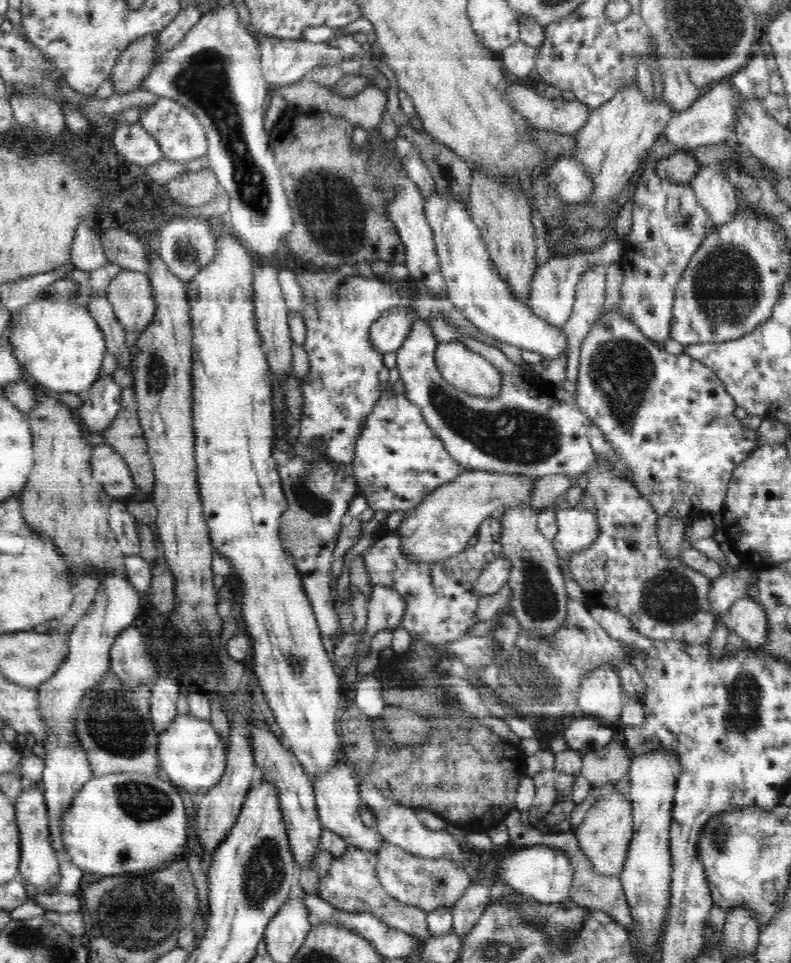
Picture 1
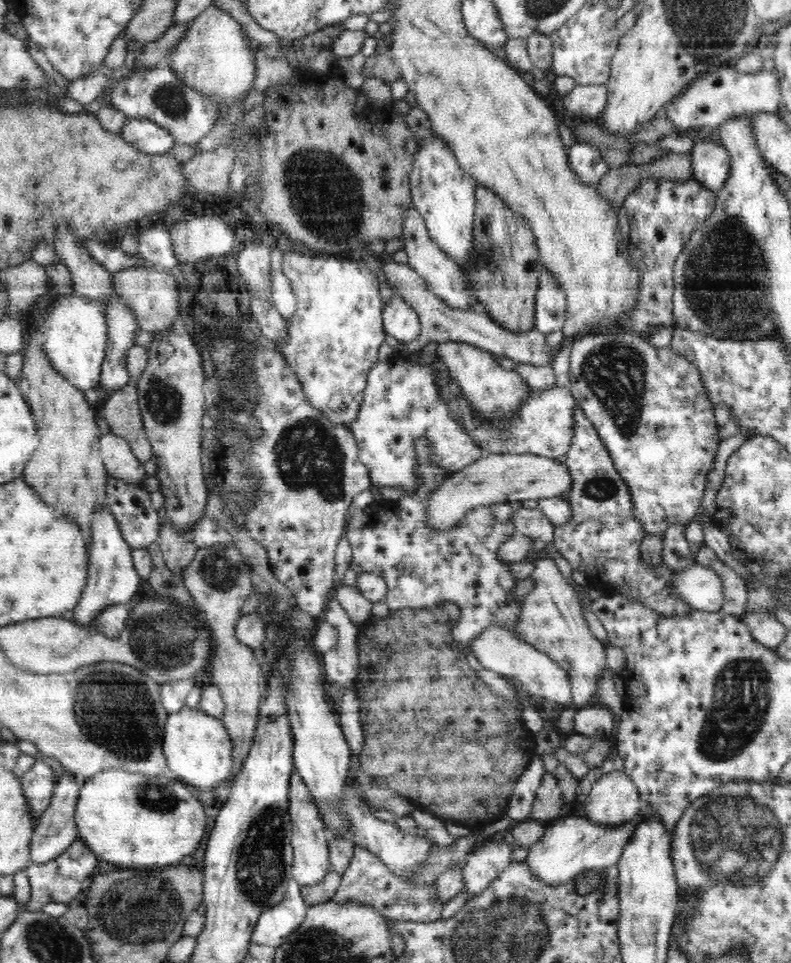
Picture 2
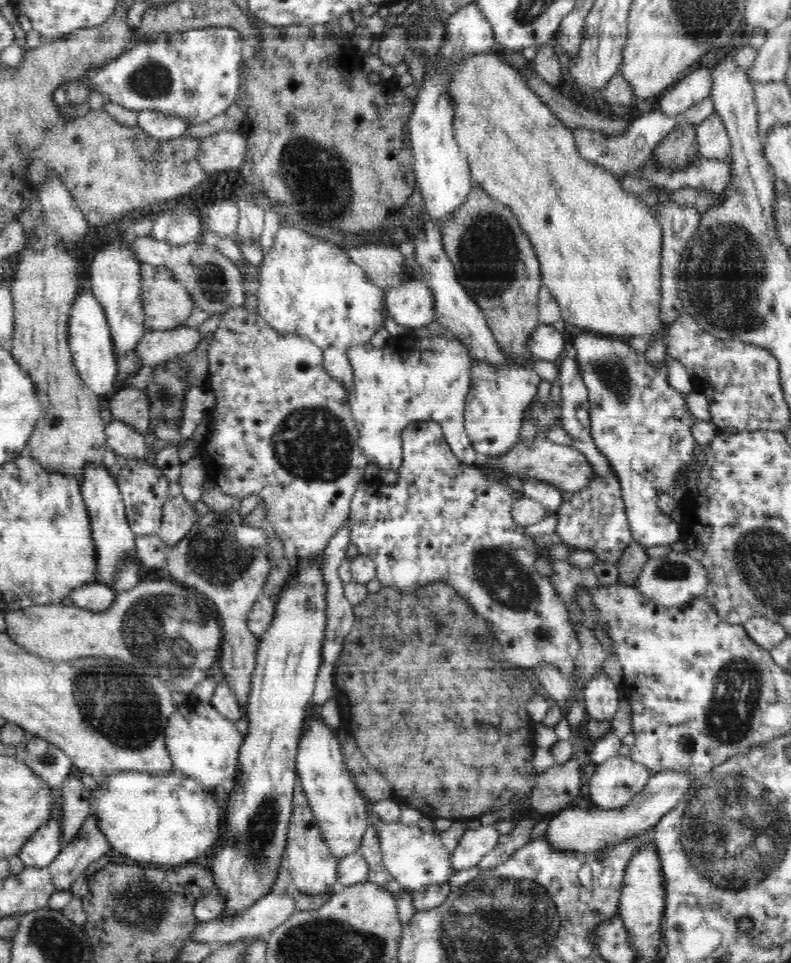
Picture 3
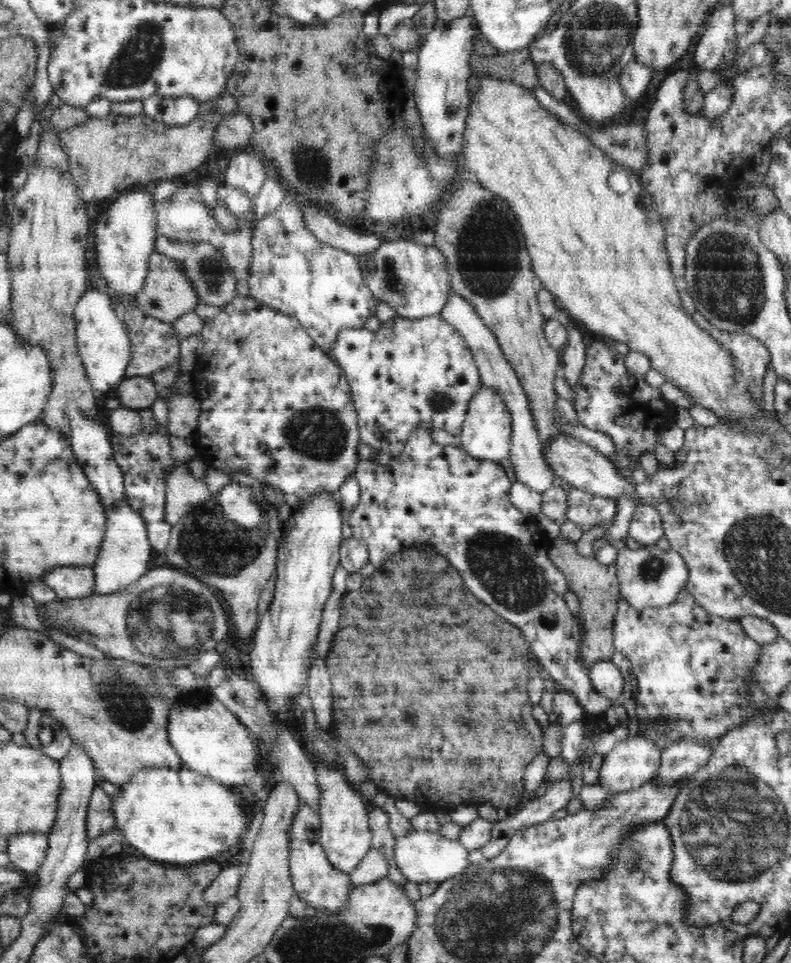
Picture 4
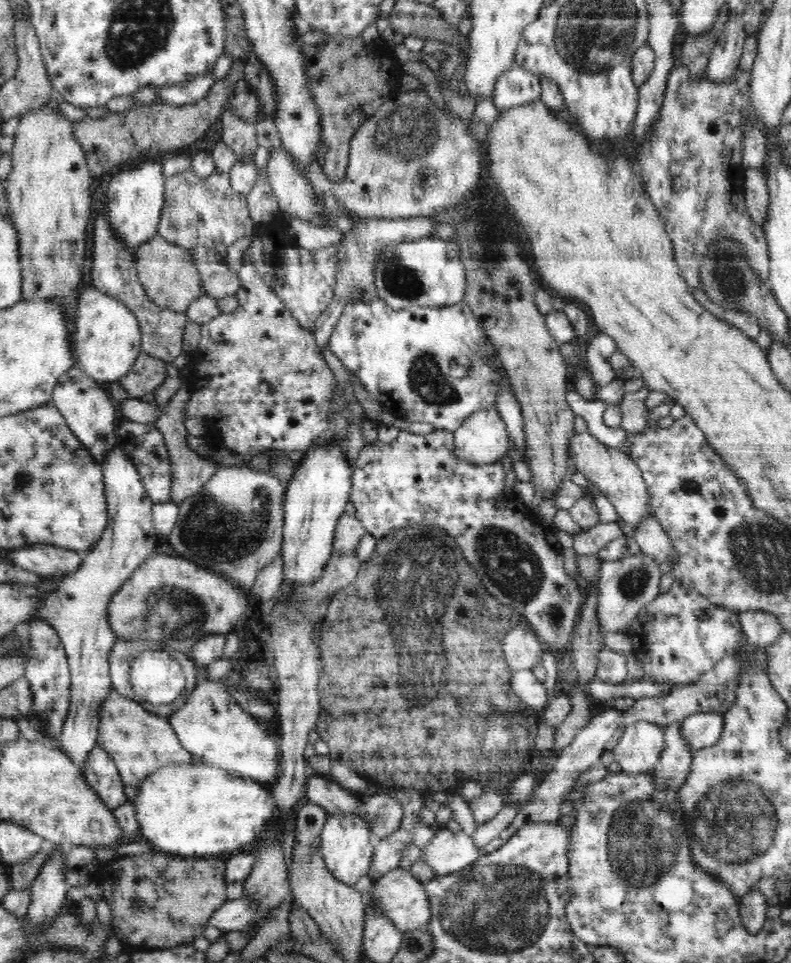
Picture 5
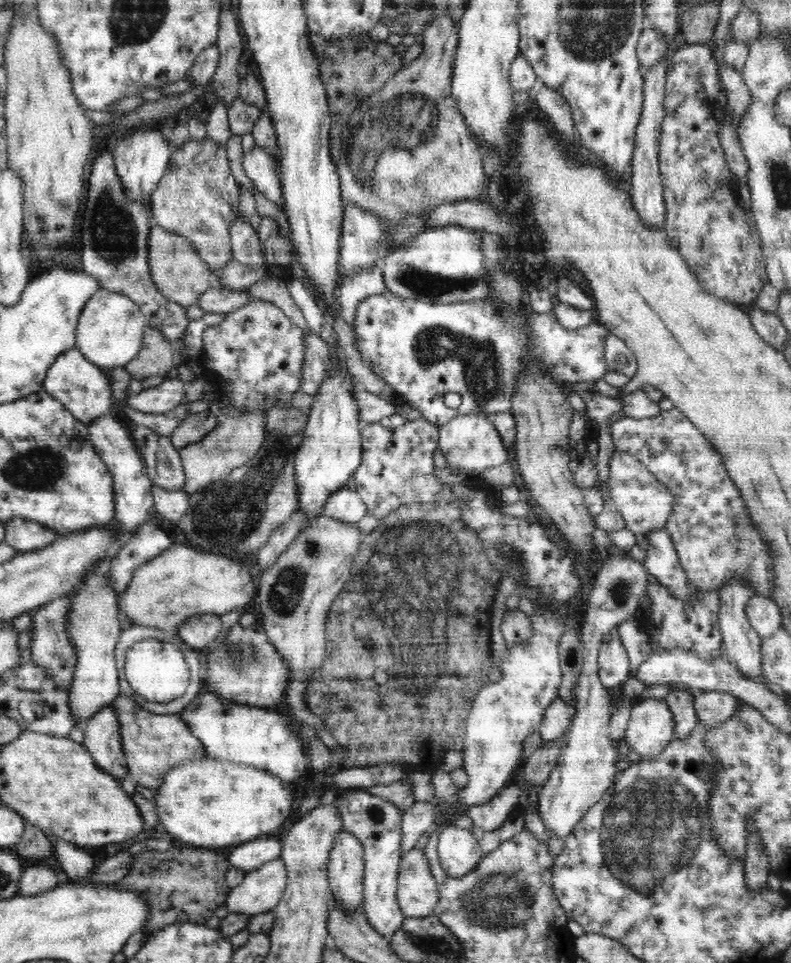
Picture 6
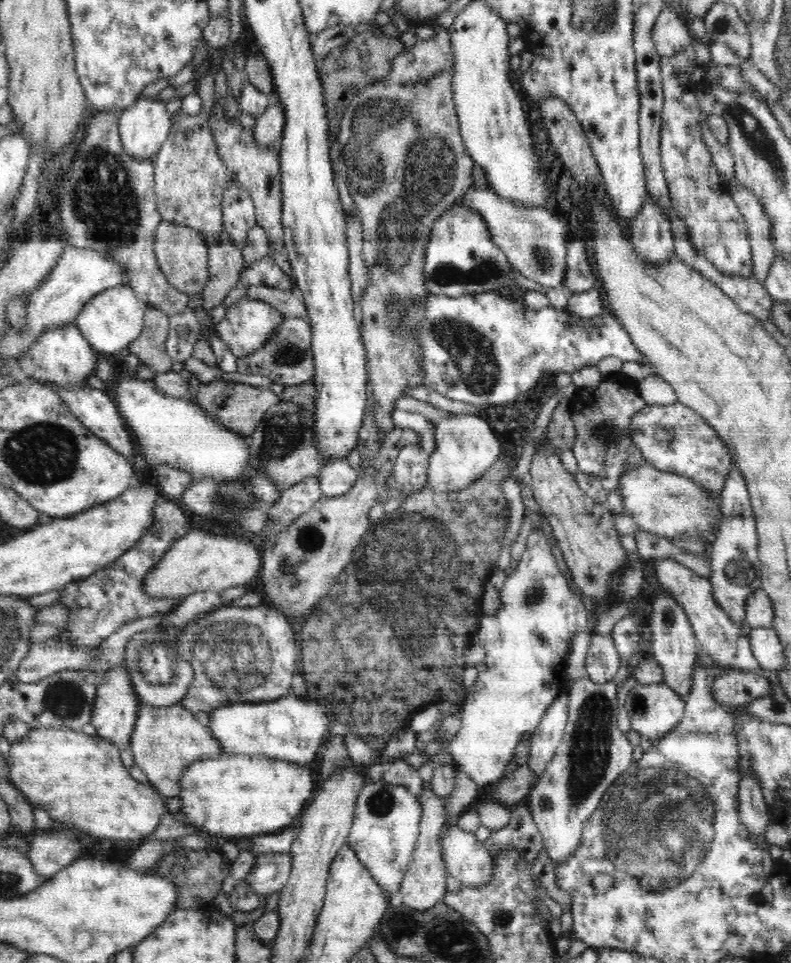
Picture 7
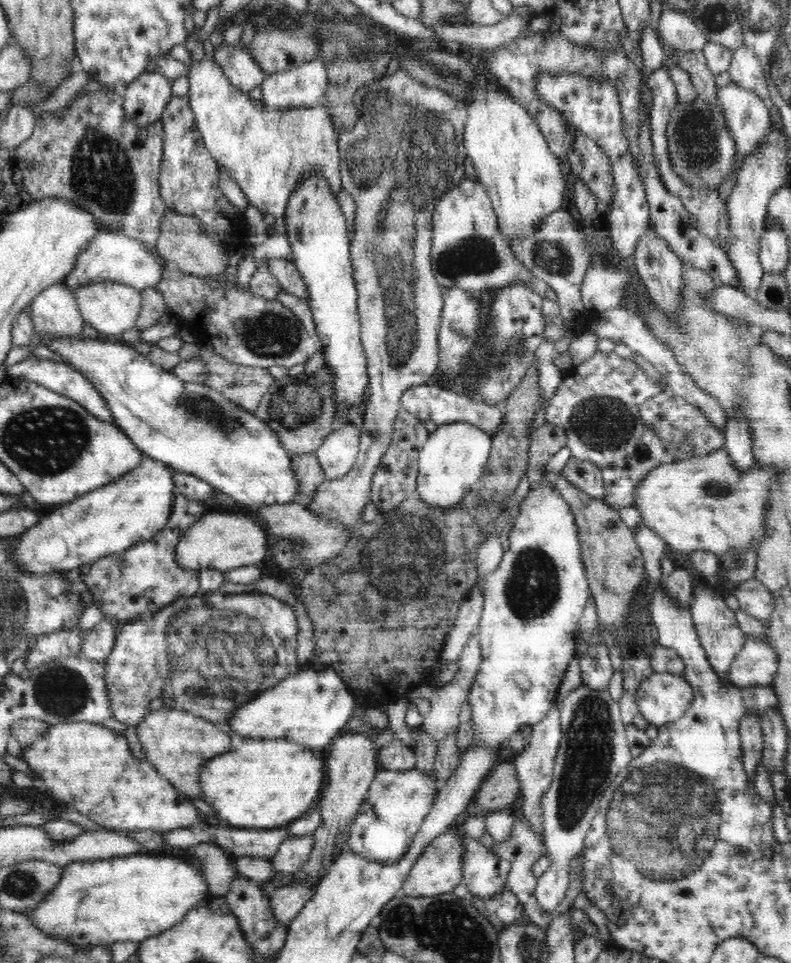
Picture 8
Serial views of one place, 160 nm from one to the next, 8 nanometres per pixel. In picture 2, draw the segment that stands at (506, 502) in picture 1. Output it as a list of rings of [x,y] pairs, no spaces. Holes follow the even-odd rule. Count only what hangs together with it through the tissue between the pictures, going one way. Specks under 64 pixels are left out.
[[[532,453],[492,454],[479,458],[476,462],[461,468],[459,472],[449,478],[430,496],[428,510],[426,510],[426,526],[443,531],[458,526],[458,521],[470,510],[479,506],[494,504],[495,502],[514,502],[523,500],[551,499],[570,493],[573,481],[564,460],[544,457]]]

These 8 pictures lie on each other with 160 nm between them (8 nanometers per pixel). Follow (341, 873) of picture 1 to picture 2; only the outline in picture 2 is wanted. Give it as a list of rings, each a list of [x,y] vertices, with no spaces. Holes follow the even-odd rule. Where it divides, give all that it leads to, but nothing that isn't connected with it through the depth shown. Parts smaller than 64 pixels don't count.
[[[355,846],[348,871],[342,875],[340,887],[332,898],[332,902],[337,904],[342,902],[346,904],[348,901],[372,906],[378,909],[378,913],[392,921],[432,922],[440,919],[444,910],[438,897],[437,886],[431,884],[413,886],[403,882],[400,877],[389,872],[380,858],[362,846]]]

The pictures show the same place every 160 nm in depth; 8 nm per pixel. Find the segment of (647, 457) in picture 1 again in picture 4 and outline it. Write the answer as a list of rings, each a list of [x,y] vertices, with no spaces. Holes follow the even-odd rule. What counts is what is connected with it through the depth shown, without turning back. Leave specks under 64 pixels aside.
[[[606,343],[588,344],[573,406],[578,414],[578,425],[606,432],[616,445],[626,449],[640,463],[641,454],[653,451],[664,430],[674,425],[679,408],[660,394],[660,388],[649,386],[644,375],[628,372],[624,358]],[[637,502],[634,518],[629,524],[629,536],[643,546],[653,546],[664,535],[662,519],[658,511],[647,502]]]

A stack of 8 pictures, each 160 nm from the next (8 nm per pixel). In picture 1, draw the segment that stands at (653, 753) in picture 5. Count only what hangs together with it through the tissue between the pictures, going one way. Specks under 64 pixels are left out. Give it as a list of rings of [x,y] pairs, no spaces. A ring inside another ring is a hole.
[[[618,790],[608,796],[598,797],[586,813],[585,820],[574,832],[577,834],[581,852],[592,862],[597,873],[618,877],[624,868],[624,860],[628,858],[630,840],[634,834],[632,801],[628,795]]]

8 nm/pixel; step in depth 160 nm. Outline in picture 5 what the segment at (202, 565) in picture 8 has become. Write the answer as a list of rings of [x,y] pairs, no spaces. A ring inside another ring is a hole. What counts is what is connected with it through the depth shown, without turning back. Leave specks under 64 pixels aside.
[[[155,553],[150,555],[133,575],[110,598],[108,619],[116,640],[135,641],[148,639],[160,643],[161,650],[180,651],[189,654],[194,643],[210,633],[228,634],[233,631],[242,614],[248,608],[246,593],[228,582],[226,577],[200,567],[178,555]]]

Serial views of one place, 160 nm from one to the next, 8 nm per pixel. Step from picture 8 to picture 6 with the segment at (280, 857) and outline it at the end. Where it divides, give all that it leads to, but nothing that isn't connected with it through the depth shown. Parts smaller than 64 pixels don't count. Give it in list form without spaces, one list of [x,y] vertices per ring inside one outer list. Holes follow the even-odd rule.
[[[278,858],[245,874],[240,886],[231,888],[225,905],[230,913],[248,917],[272,911],[288,885],[286,864]]]

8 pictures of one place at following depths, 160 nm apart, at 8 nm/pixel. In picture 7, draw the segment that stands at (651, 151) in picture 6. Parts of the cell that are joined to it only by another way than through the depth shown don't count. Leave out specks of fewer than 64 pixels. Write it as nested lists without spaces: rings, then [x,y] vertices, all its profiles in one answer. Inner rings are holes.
[[[647,196],[632,222],[630,241],[637,255],[650,264],[662,264],[675,256],[670,221],[657,198]]]

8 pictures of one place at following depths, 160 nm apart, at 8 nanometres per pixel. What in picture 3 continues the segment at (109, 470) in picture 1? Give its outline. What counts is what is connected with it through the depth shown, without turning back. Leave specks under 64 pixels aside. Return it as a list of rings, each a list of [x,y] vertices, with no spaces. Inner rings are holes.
[[[112,420],[106,427],[106,446],[114,449],[120,457],[128,459],[146,459],[146,438],[132,426],[118,420]]]

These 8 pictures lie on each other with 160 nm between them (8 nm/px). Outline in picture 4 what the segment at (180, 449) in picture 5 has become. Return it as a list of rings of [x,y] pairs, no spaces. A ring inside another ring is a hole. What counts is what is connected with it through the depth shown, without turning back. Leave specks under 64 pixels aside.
[[[194,394],[174,395],[168,402],[168,434],[195,437],[200,418],[200,400]],[[189,462],[174,464],[167,476],[165,487],[165,519],[174,526],[186,513],[190,512],[193,506],[202,505],[205,500],[211,497],[210,490],[203,480],[196,480],[196,476],[188,467]]]

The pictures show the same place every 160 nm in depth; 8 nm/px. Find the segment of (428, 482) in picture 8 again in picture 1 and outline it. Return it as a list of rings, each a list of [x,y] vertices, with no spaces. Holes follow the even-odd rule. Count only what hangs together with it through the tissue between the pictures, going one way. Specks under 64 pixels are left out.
[[[460,341],[438,343],[435,360],[443,380],[459,391],[482,398],[496,398],[502,391],[503,374]]]

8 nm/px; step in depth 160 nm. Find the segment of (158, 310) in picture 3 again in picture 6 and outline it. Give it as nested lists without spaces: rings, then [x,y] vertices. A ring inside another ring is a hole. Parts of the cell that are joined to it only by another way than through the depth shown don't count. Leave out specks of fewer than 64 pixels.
[[[153,227],[148,234],[148,263],[150,276],[158,291],[184,307],[196,304],[208,289],[213,286],[214,272],[202,261],[194,245],[182,235],[172,233],[162,227]]]

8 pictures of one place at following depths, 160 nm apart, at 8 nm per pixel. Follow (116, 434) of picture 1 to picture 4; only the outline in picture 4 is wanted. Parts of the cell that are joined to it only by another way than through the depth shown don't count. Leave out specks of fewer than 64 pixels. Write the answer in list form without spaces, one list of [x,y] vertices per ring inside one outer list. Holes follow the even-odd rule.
[[[134,376],[134,378],[124,378],[117,385],[116,391],[121,407],[140,412],[152,408],[160,389],[150,376]]]

